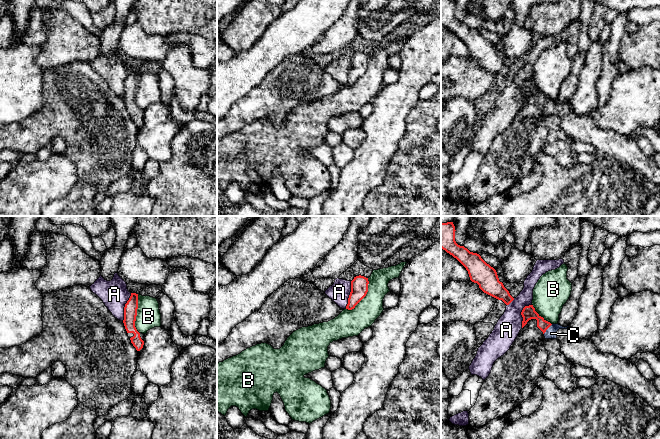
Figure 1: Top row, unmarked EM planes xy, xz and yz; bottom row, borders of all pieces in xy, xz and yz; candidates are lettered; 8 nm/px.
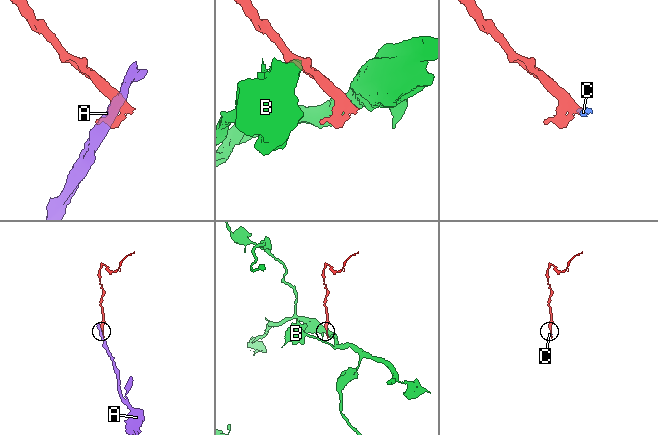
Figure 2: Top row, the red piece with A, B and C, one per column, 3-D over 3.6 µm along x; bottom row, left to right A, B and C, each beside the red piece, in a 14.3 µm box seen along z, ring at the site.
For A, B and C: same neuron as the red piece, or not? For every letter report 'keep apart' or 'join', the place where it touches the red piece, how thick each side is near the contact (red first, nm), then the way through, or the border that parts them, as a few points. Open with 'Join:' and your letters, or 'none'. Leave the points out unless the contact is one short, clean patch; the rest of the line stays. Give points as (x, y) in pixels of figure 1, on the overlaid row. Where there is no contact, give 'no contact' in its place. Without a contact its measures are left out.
Join: C
A: keep apart; contact yz (521, 314); calibres 110 and 200 nm
B: keep apart; contact xy (136, 314); calibres 110 and 190 nm
C: join; contact yz (547, 328); calibres 110 and 100 nm; way yz (528, 312), (533, 314), (547, 328), (551, 333)

